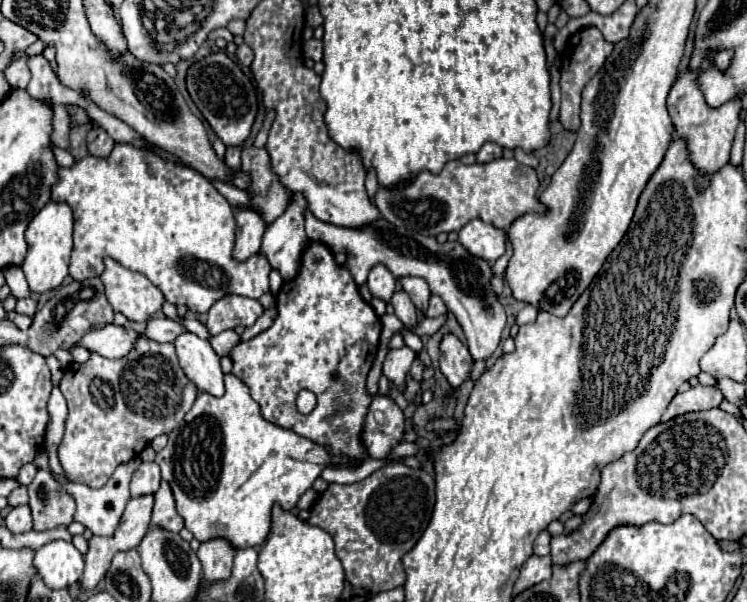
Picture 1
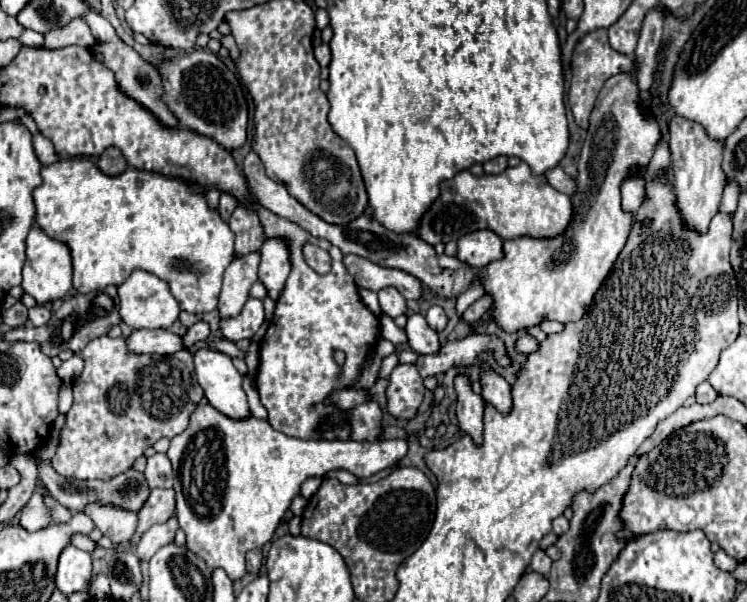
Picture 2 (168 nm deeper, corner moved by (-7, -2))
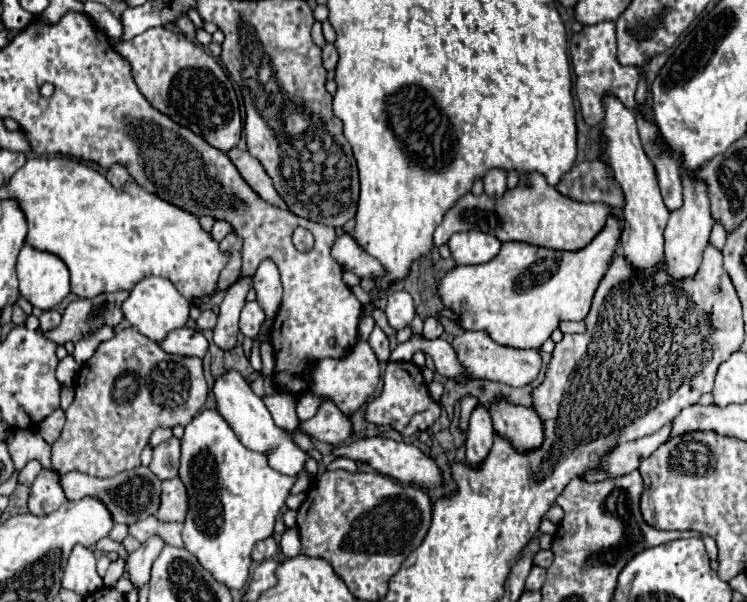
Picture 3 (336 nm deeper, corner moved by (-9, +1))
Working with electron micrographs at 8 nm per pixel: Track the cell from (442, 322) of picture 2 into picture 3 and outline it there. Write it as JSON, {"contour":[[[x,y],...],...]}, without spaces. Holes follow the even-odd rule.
{"contour":[[[437,317],[425,319],[423,337],[427,337],[427,339],[437,339],[437,337],[441,337],[441,333],[443,333],[443,327],[441,327],[441,323],[437,321]]]}

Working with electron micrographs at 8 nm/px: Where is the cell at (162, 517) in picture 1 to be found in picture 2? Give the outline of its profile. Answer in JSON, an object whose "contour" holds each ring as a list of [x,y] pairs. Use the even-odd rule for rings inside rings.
{"contour":[[[173,516],[173,520],[167,520],[165,524],[155,524],[155,526],[151,526],[151,528],[143,534],[143,538],[139,540],[139,544],[137,544],[137,548],[135,548],[135,554],[137,554],[141,560],[149,560],[161,546],[173,542],[177,530],[179,530],[179,524],[177,524],[177,518],[175,518],[175,516]]]}

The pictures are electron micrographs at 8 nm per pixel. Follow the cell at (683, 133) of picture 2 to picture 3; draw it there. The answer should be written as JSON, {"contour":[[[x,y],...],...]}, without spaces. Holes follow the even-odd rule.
{"contour":[[[681,167],[681,179],[683,179],[683,207],[679,211],[671,213],[667,229],[663,233],[663,237],[665,237],[665,267],[667,267],[667,273],[675,281],[695,277],[695,273],[701,265],[703,249],[707,247],[709,233],[713,227],[713,217],[711,217],[711,209],[709,209],[709,197],[707,197],[705,183],[691,179],[691,173],[685,171],[683,167]]]}

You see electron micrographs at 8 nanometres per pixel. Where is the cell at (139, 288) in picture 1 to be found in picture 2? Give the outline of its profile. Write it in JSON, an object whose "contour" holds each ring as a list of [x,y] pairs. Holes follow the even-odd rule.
{"contour":[[[133,270],[131,276],[123,284],[117,286],[117,292],[119,292],[119,300],[121,300],[121,308],[119,308],[121,320],[131,330],[169,328],[177,320],[177,316],[181,312],[177,300],[169,292],[167,282],[163,282],[161,278],[157,278],[157,276],[149,274],[149,272],[143,272],[143,270]]]}

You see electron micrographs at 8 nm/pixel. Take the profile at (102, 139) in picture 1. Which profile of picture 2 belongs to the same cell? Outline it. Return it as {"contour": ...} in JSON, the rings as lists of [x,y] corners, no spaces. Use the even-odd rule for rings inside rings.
{"contour":[[[111,146],[107,148],[101,156],[99,156],[99,168],[109,174],[109,176],[115,176],[115,174],[121,174],[125,168],[127,168],[127,160],[125,156],[121,154],[119,148]]]}

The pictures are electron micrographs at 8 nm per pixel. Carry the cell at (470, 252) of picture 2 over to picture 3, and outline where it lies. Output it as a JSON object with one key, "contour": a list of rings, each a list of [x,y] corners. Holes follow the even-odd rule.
{"contour":[[[463,231],[453,233],[447,241],[451,249],[451,257],[457,265],[477,265],[491,261],[499,249],[501,243],[497,237],[483,233],[483,231]]]}

